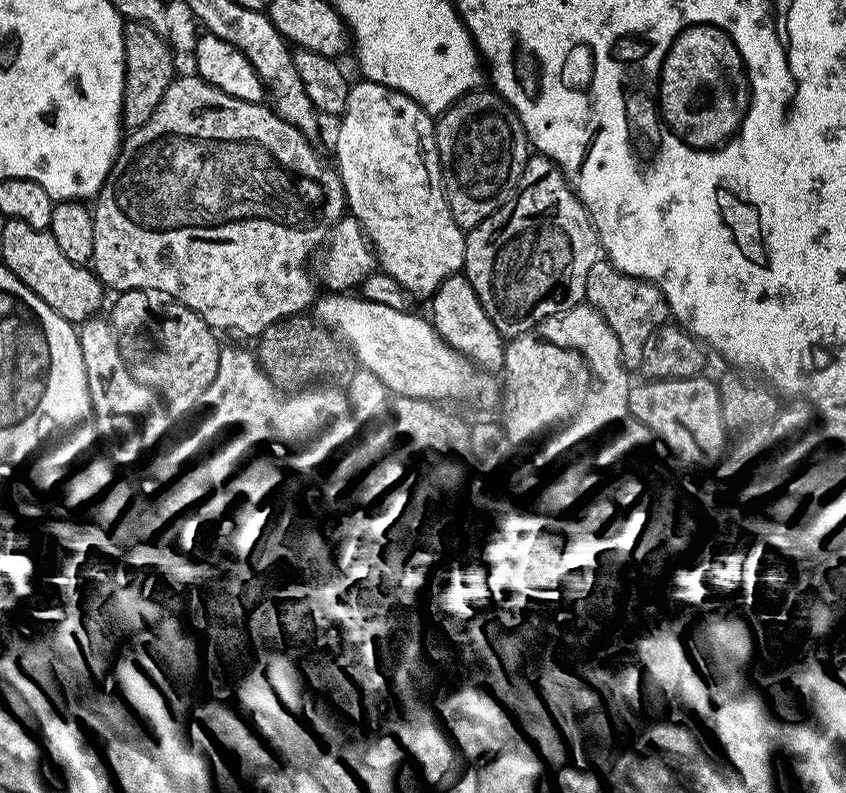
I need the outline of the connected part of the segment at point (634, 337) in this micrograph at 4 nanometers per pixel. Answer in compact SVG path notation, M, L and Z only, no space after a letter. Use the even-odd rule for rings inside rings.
M601 258L586 270L586 290L584 300L606 318L610 330L614 330L614 338L618 338L618 350L624 363L624 367L629 370L639 369L642 362L642 349L646 346L646 341L650 339L650 334L658 330L669 319L668 303L649 280L634 278L622 270L618 270L608 259Z

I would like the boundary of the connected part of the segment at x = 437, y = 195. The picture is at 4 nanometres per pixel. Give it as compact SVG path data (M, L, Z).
M361 79L359 83L353 83L349 87L346 106L338 117L340 125L336 128L336 161L334 161L334 167L340 173L347 211L364 228L364 235L367 236L368 243L372 245L382 271L390 274L390 278L394 278L394 282L398 282L398 286L405 288L409 297L424 296L424 298L431 298L438 290L438 286L442 286L446 277L457 275L463 269L464 237L466 235L465 229L460 228L454 222L448 200L444 196L444 175L440 173L440 152L436 148L436 126L433 117L421 110L416 105L415 100L411 100L406 94L402 94L398 90L387 88L385 84L376 84L372 80L365 79Z

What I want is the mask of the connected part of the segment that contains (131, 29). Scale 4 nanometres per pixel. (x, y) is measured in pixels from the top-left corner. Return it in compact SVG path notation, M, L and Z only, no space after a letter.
M130 20L124 26L124 110L122 124L125 129L131 130L146 126L150 118L154 118L154 110L158 110L158 102L162 102L162 94L172 85L178 69L172 61L172 48L164 41L165 37L155 32L148 24L137 20Z

